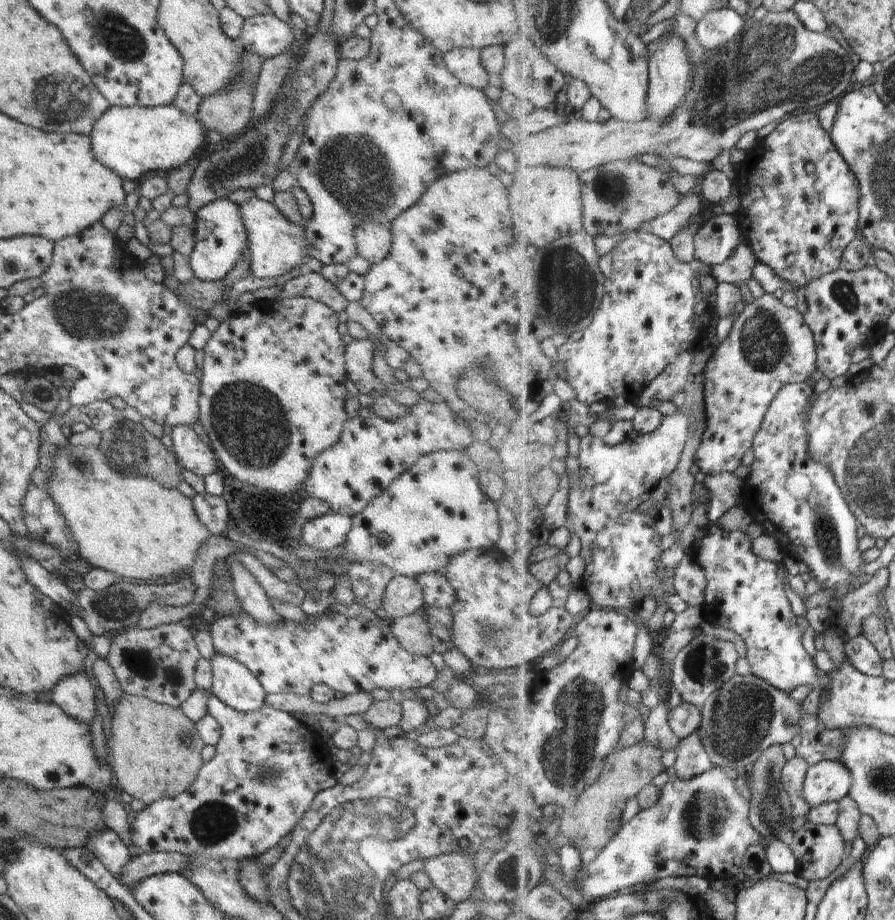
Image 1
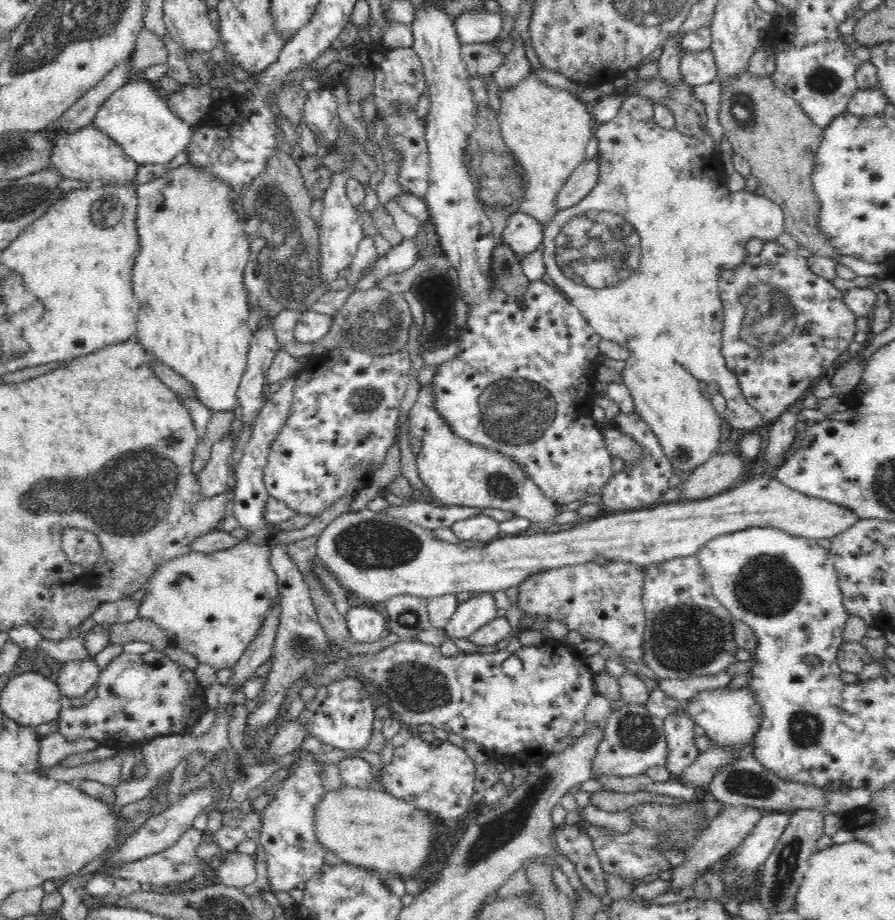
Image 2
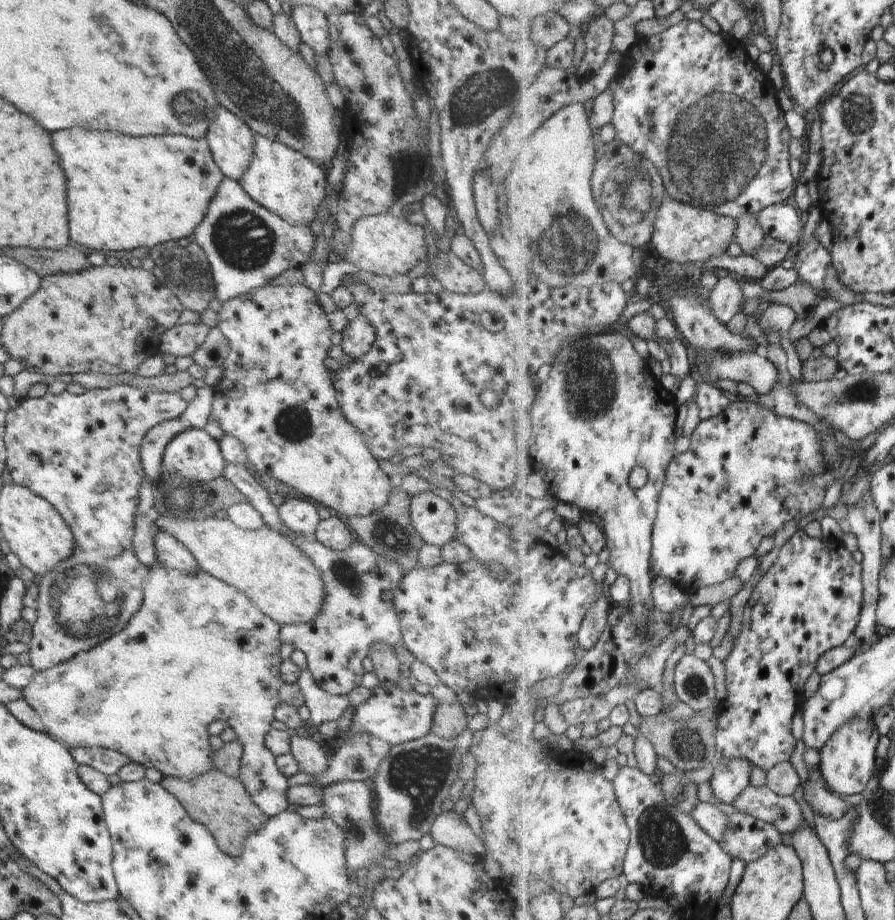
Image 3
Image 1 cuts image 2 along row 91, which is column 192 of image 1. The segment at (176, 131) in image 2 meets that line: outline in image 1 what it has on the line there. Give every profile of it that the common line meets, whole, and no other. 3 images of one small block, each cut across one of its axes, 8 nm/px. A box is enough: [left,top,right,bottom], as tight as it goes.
[90,104,206,183]

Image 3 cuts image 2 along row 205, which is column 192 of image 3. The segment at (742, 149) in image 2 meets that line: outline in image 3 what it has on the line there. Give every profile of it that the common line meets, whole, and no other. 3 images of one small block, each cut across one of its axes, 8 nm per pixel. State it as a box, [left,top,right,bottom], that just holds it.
[161,769,269,858]

